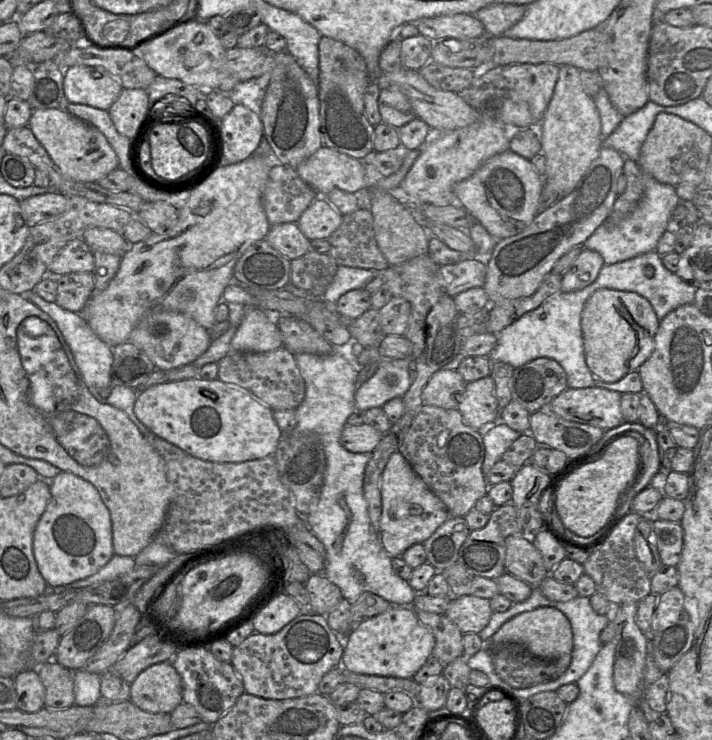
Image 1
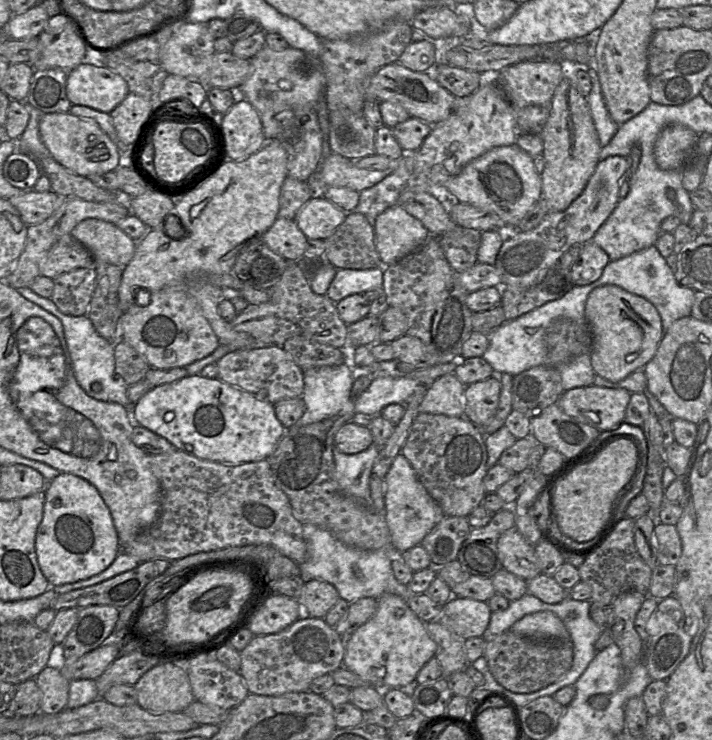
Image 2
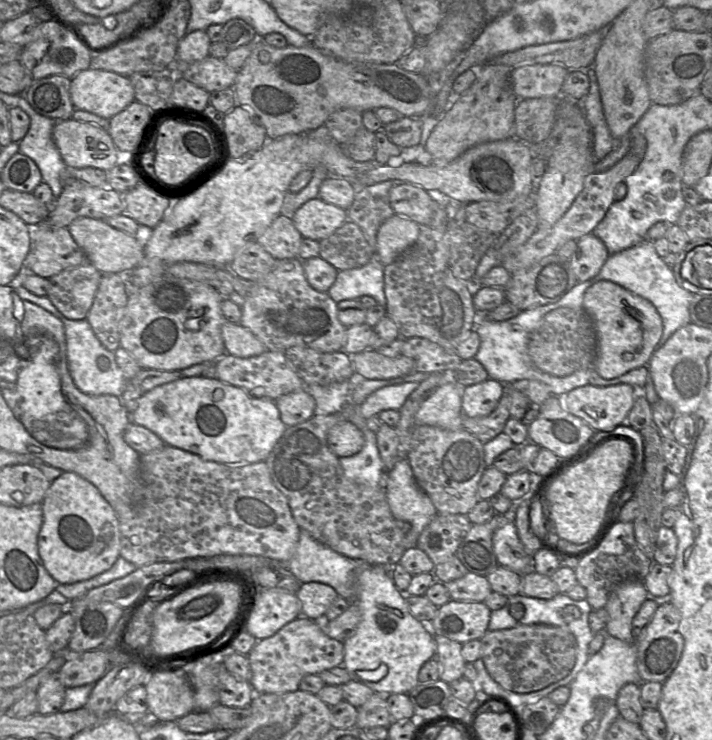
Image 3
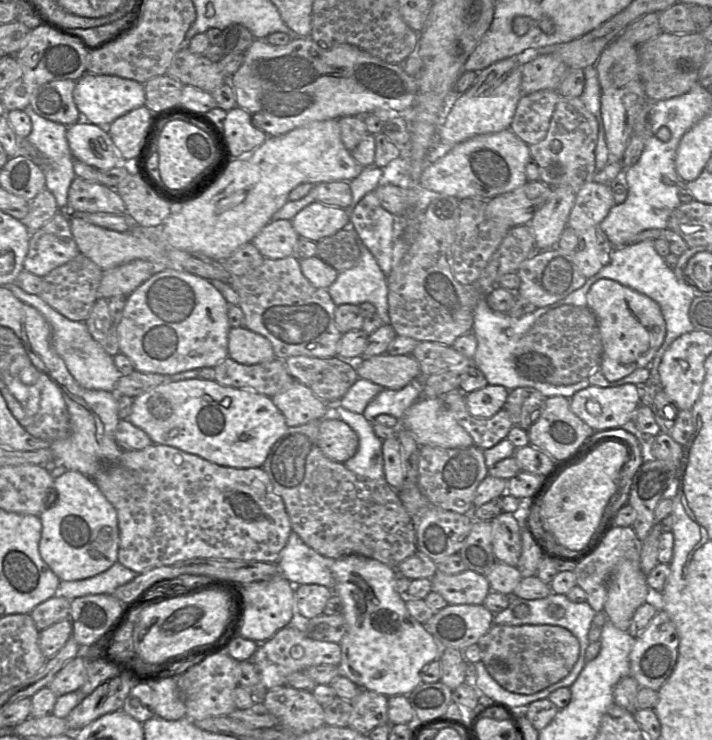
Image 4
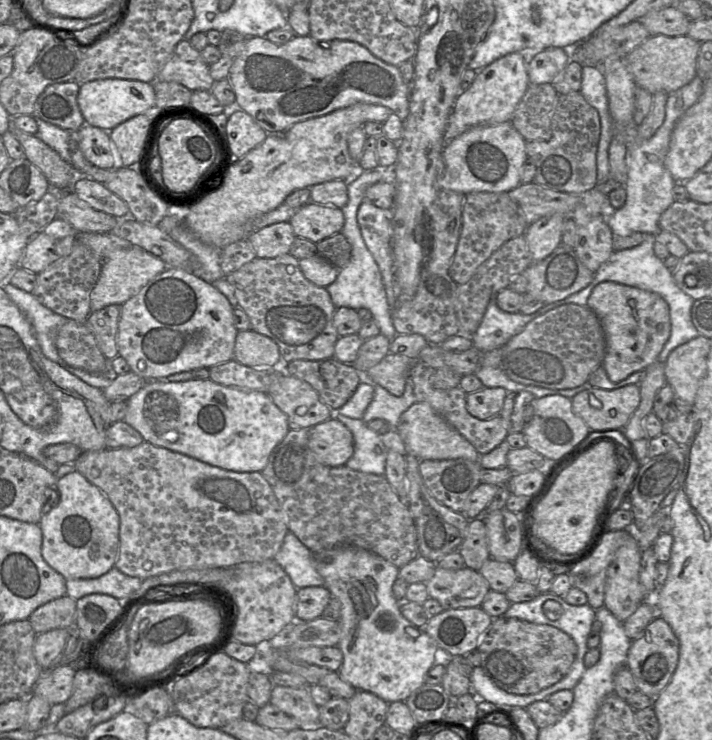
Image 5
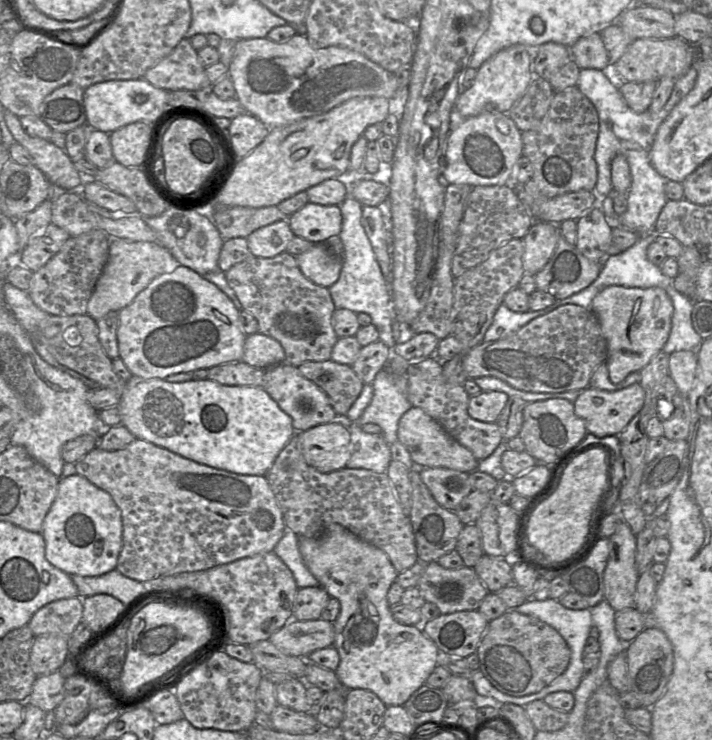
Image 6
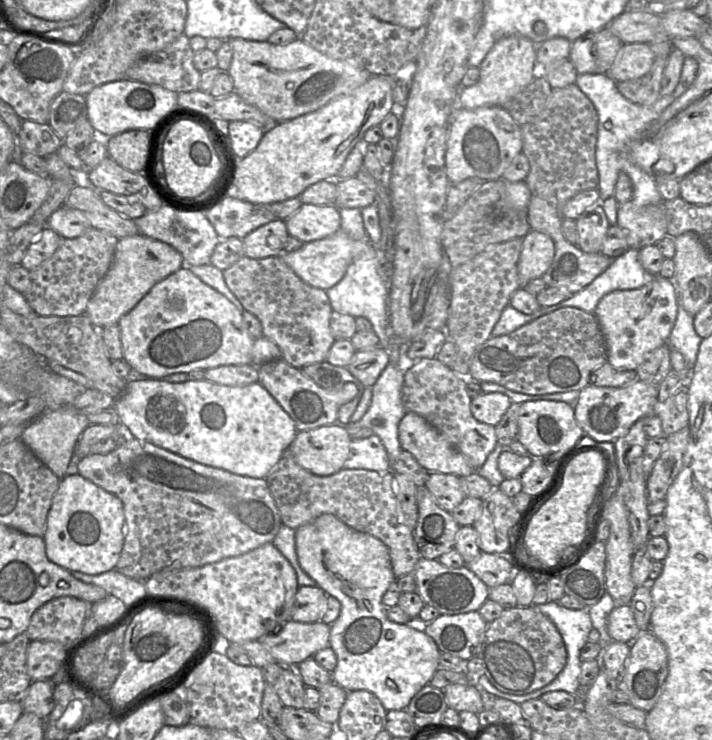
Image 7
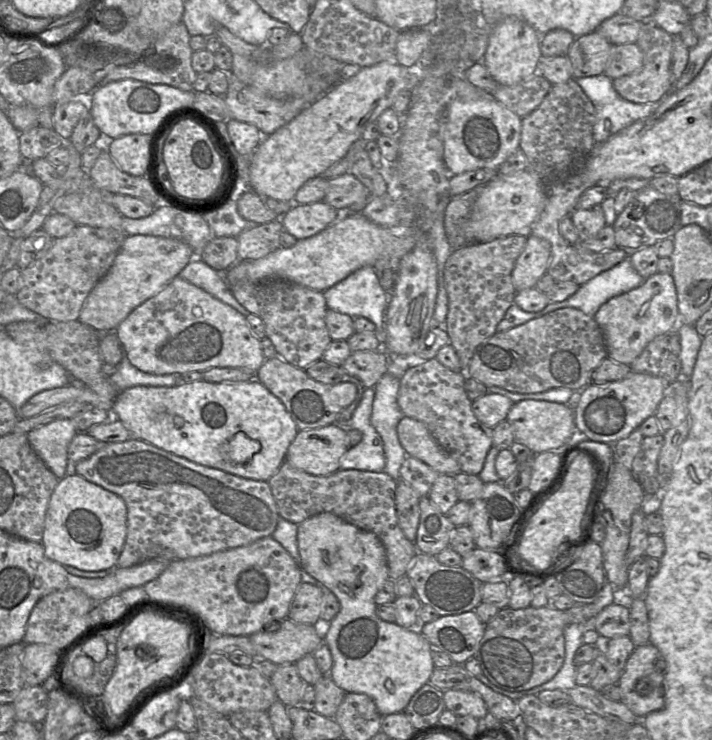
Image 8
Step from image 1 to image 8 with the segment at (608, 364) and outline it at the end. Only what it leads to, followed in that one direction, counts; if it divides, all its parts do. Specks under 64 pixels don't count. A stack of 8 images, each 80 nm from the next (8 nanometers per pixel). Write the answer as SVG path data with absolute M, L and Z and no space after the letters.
M657 272L637 288L615 296L602 304L594 319L600 327L607 357L630 365L655 337L668 334L679 324L679 311L674 280L671 274Z

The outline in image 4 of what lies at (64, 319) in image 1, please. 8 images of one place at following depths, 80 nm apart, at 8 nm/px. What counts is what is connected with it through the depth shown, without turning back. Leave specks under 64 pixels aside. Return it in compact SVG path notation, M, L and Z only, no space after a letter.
M5 285L16 298L38 310L51 326L52 345L63 359L68 371L77 383L88 390L114 392L115 385L122 376L116 368L113 357L92 337L85 322L72 321L48 305L40 296L25 292L19 286Z

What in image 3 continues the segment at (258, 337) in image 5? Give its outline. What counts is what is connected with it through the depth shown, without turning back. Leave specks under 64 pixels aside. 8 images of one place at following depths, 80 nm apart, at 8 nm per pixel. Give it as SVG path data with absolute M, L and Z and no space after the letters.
M224 322L221 334L226 353L249 358L262 354L267 350L265 345L248 329L240 324Z

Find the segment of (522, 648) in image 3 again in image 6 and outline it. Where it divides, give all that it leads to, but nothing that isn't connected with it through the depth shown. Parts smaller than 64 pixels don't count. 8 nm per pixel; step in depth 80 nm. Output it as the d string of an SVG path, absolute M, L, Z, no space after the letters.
M507 610L502 616L489 621L476 653L480 661L480 671L485 678L502 693L514 697L535 694L549 686L566 670L571 659L568 644L553 627L516 610Z

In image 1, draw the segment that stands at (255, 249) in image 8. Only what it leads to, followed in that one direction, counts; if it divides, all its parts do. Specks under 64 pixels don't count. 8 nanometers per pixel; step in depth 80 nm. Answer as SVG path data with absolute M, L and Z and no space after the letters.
M292 222L271 226L264 240L289 260L299 258L311 249L311 241L297 223Z

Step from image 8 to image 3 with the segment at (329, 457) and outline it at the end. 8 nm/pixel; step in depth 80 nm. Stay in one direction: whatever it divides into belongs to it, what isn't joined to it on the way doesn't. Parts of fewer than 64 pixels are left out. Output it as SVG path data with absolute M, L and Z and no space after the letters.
M348 420L332 427L327 435L330 450L339 458L359 453L365 444L362 431Z

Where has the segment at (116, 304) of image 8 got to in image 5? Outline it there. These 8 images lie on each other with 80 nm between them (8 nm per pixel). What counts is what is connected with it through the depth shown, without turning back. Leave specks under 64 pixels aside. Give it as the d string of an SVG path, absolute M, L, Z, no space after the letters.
M131 246L111 252L102 262L102 270L90 296L91 312L108 305L122 305L137 294L152 278L162 273L168 266L160 258L148 251Z

